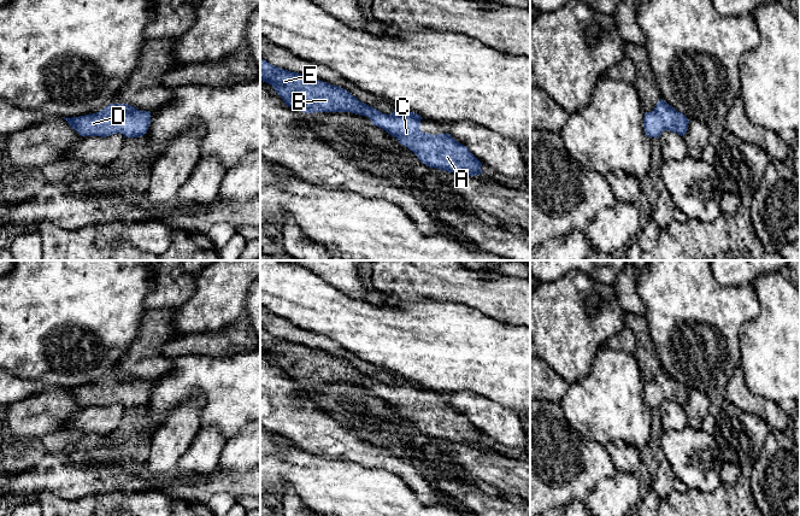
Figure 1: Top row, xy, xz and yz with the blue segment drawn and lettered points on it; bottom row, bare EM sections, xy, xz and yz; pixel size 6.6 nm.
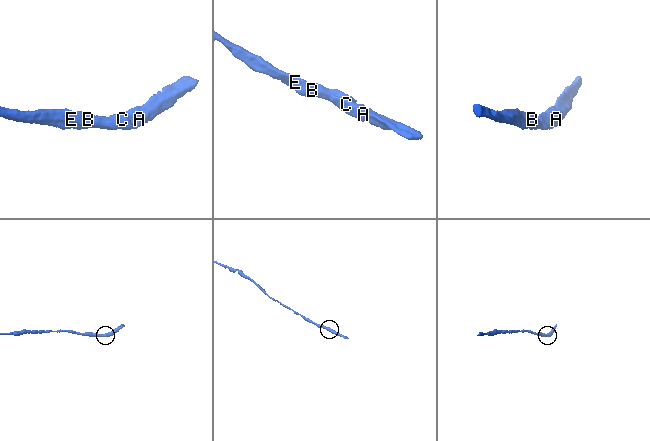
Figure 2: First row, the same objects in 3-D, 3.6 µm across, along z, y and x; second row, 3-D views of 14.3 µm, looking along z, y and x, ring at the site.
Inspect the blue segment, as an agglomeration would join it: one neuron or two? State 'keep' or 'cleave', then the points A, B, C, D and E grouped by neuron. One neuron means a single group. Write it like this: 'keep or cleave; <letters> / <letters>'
keep; A B C D E

